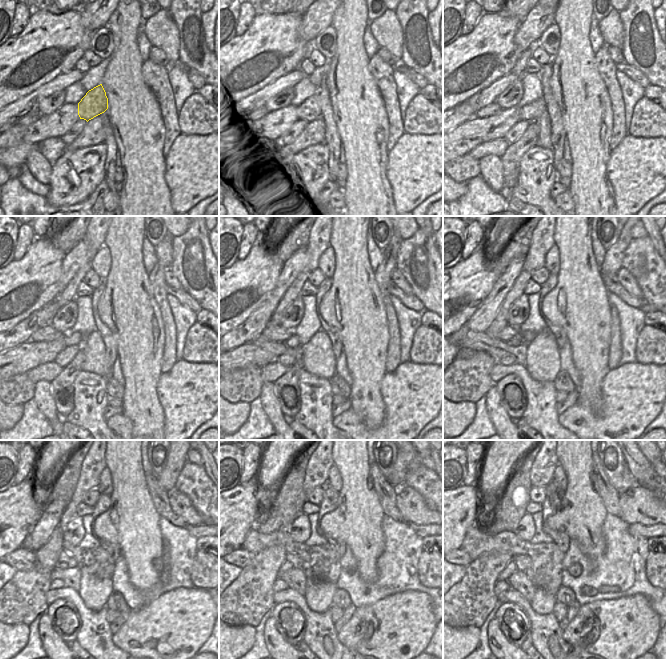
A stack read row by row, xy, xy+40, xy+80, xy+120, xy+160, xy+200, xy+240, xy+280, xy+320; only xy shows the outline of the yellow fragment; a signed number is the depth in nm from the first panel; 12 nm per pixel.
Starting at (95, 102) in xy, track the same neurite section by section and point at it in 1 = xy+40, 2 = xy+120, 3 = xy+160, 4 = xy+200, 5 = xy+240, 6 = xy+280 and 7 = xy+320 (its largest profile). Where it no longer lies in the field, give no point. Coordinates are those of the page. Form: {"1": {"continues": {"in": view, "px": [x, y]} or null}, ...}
{"1": {"continues": {"in": "xy+40", "px": [311, 109]}}, "2": {"continues": {"in": "xy+120", "px": [75, 338]}}, "3": {"continues": {"in": "xy+160", "px": [293, 342]}}, "4": {"continues": {"in": "xy+200", "px": [514, 342]}}, "5": {"continues": {"in": "xy+240", "px": [60, 565]}}, "6": {"continues": {"in": "xy+280", "px": [286, 565]}}, "7": {"continues": {"in": "xy+320", "px": [511, 567]}}}

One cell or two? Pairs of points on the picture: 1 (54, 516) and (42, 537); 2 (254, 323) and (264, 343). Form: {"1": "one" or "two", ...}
{"1": "one", "2": "two"}

